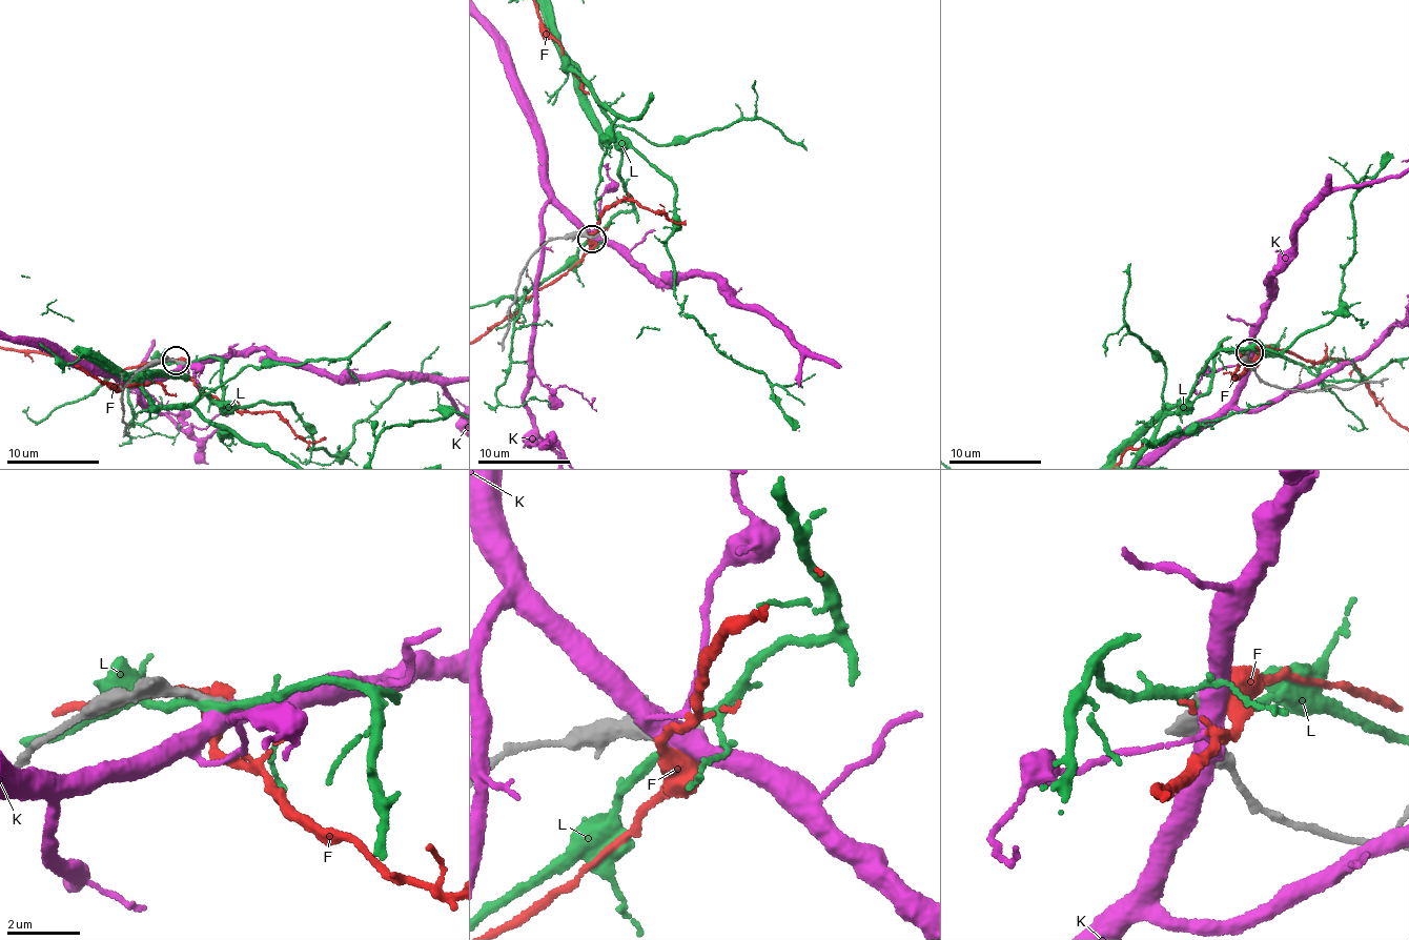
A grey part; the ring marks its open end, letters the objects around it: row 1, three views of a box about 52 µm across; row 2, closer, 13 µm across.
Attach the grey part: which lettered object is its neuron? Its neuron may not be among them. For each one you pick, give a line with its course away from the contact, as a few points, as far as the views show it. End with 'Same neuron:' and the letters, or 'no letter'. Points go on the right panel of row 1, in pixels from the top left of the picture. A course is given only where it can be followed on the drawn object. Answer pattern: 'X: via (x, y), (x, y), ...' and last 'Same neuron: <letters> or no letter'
Same neuron: no letter

